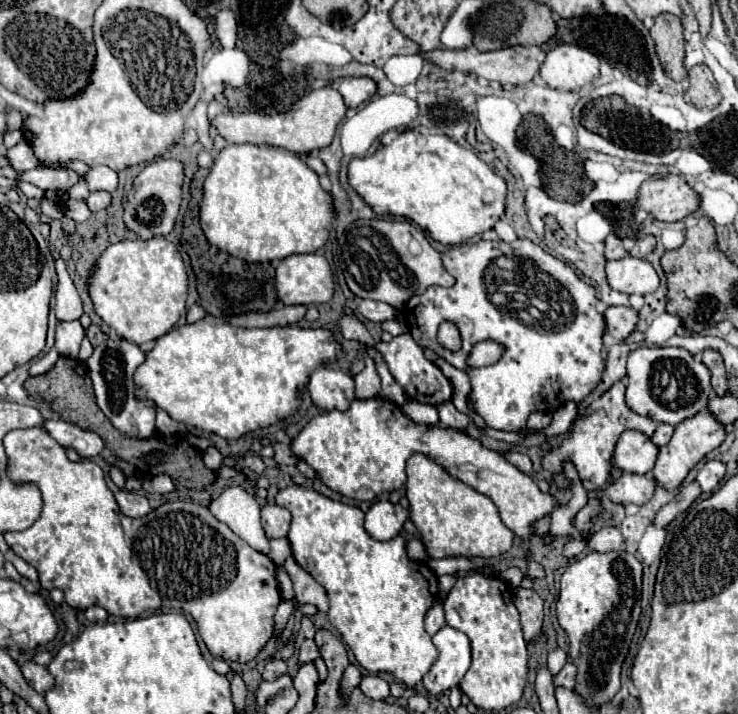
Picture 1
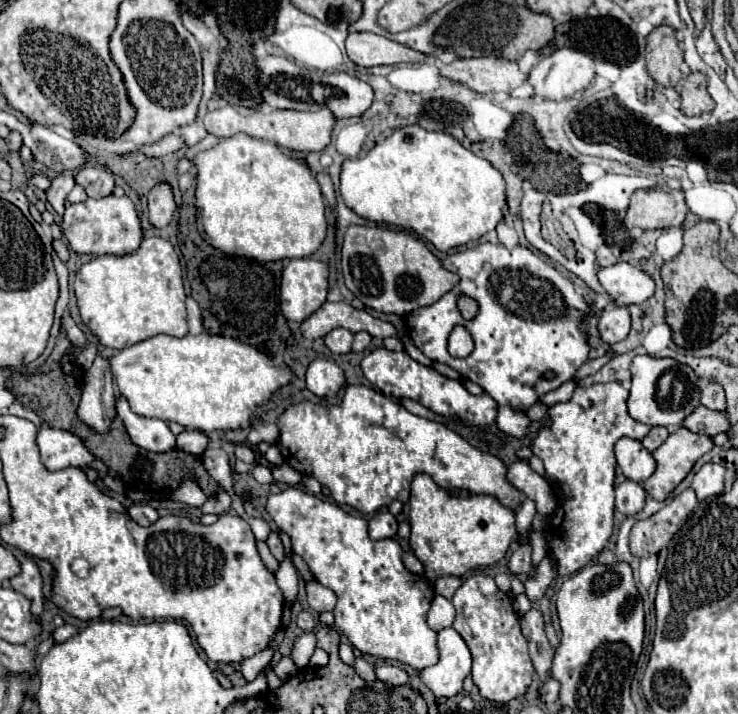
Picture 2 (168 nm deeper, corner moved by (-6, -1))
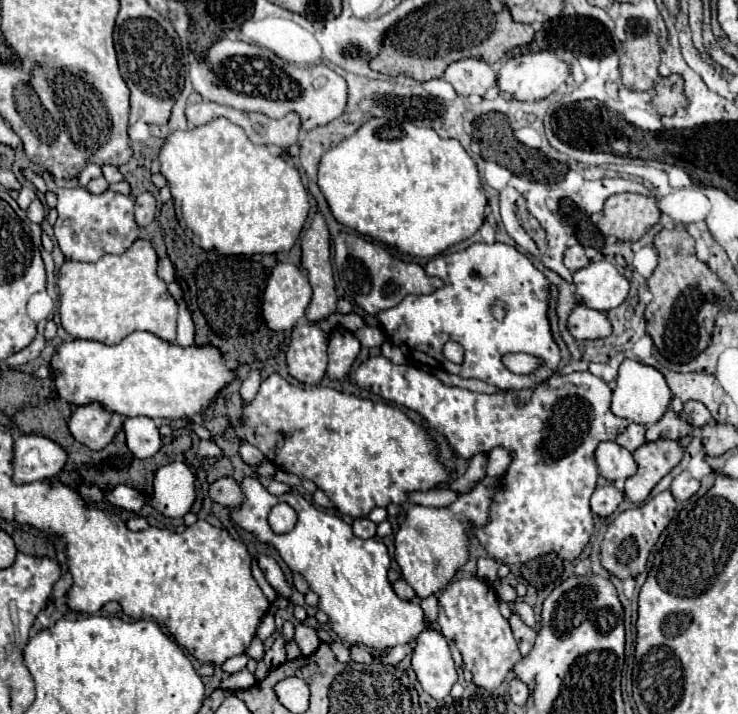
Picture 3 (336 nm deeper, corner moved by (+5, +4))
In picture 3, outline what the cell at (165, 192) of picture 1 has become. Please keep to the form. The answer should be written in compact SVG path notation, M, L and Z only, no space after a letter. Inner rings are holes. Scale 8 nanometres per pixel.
M142 193L134 199L134 207L136 207L136 223L140 227L146 227L154 221L156 215L156 199L150 193Z

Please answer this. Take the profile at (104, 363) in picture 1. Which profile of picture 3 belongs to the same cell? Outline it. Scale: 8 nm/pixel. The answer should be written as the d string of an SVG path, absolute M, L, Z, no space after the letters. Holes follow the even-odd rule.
M148 417L124 419L124 433L126 433L128 449L140 459L156 455L162 447L158 427Z

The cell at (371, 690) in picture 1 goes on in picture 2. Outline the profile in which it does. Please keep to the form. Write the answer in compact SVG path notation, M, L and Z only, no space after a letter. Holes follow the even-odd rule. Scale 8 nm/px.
M357 658L357 662L355 662L355 672L357 672L367 684L373 684L373 682L377 680L375 668L373 668L371 664L367 664L363 658Z

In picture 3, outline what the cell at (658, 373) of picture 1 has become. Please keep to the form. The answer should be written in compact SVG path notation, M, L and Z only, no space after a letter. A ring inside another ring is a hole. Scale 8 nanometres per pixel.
M626 359L620 365L620 373L618 373L616 389L612 393L612 407L610 409L612 409L614 415L618 415L622 419L628 419L632 423L652 425L660 419L660 415L664 415L666 407L670 405L670 399L672 399L672 391L664 383L664 377L662 377L660 371L656 371L648 365L642 365L638 361Z

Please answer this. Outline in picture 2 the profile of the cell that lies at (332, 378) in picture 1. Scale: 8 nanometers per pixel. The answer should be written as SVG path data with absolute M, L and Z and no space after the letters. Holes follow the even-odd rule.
M317 358L307 368L307 390L319 398L333 398L345 386L345 382L345 372L335 362Z

